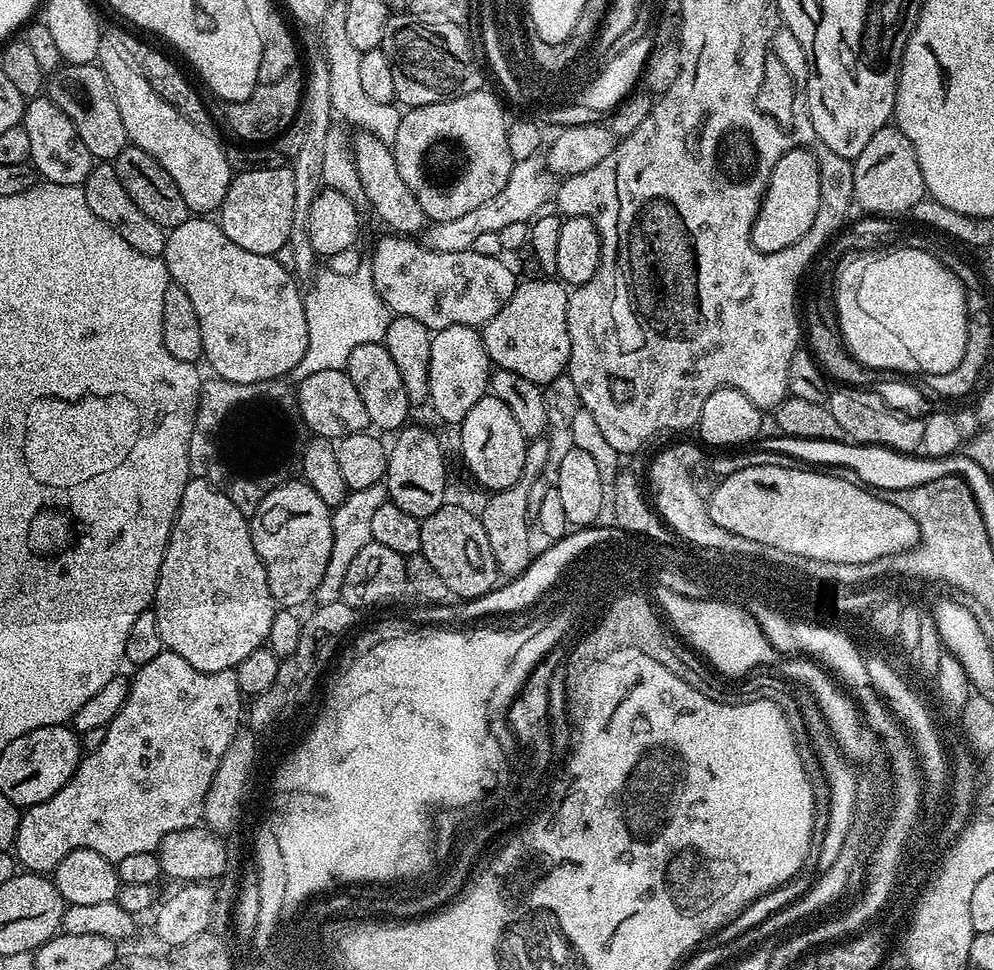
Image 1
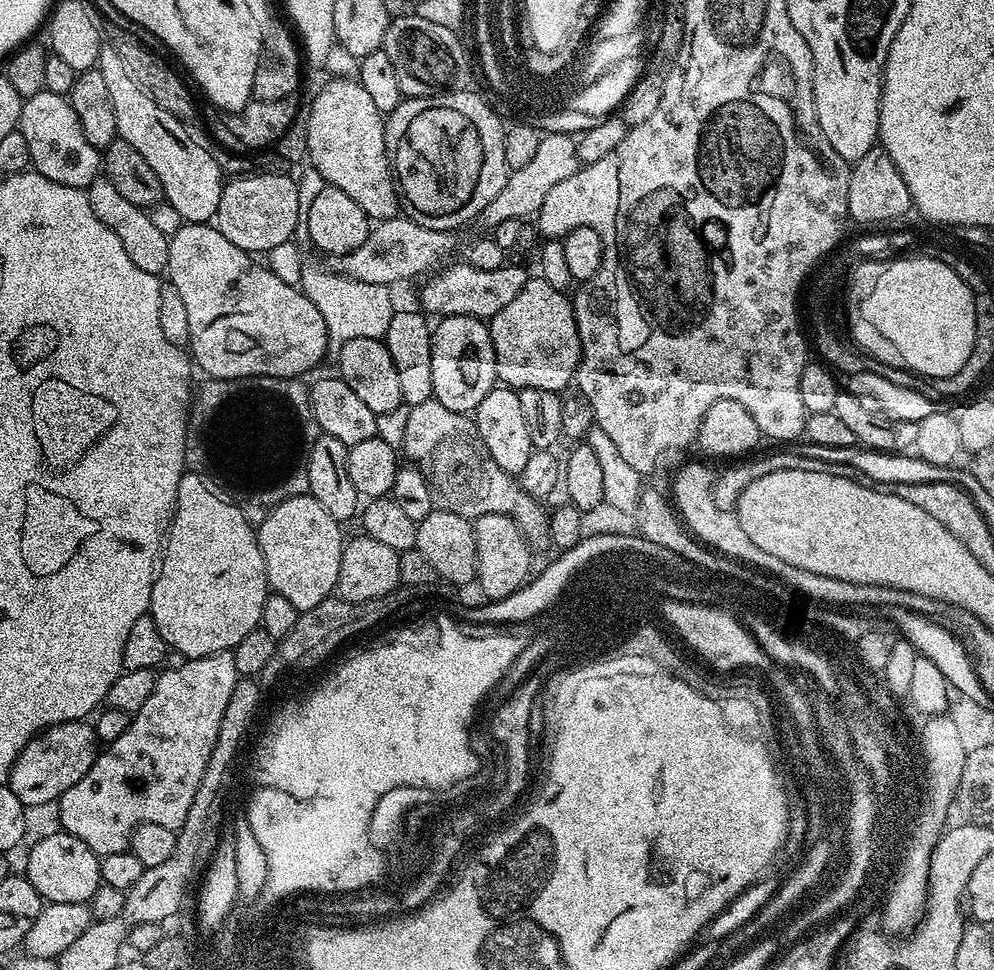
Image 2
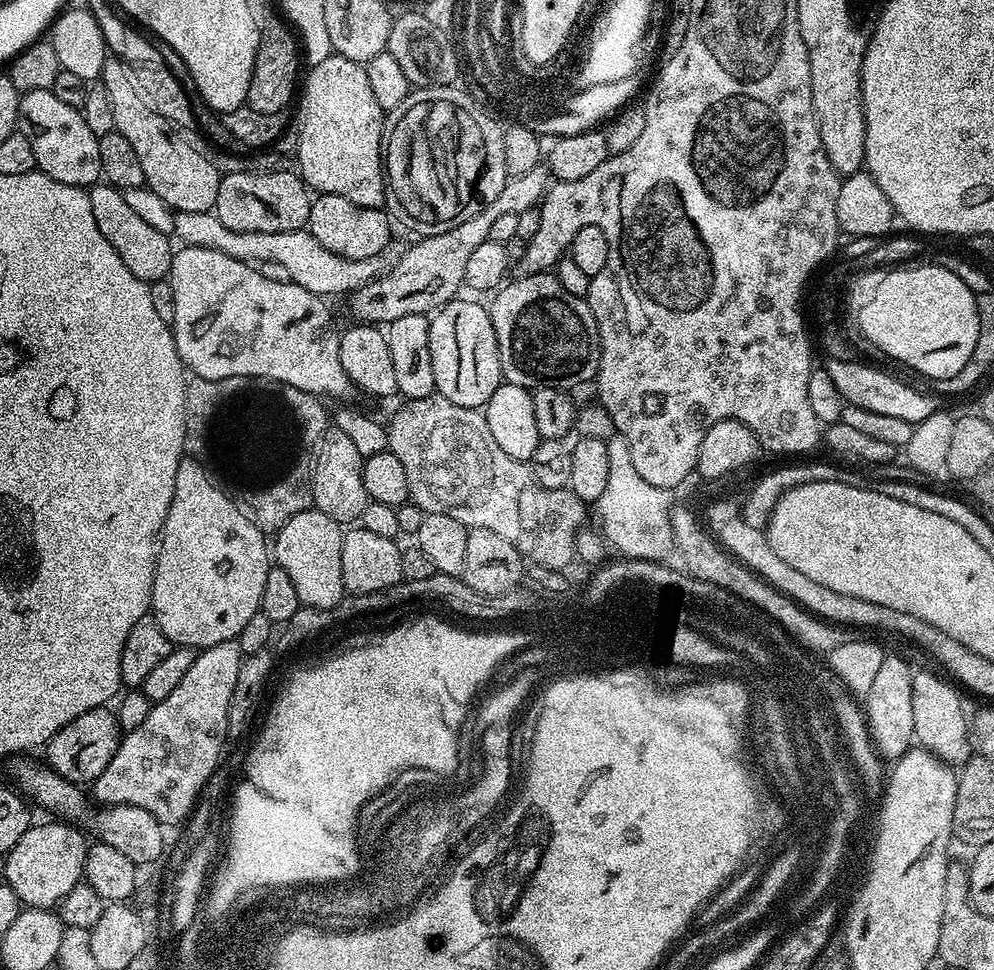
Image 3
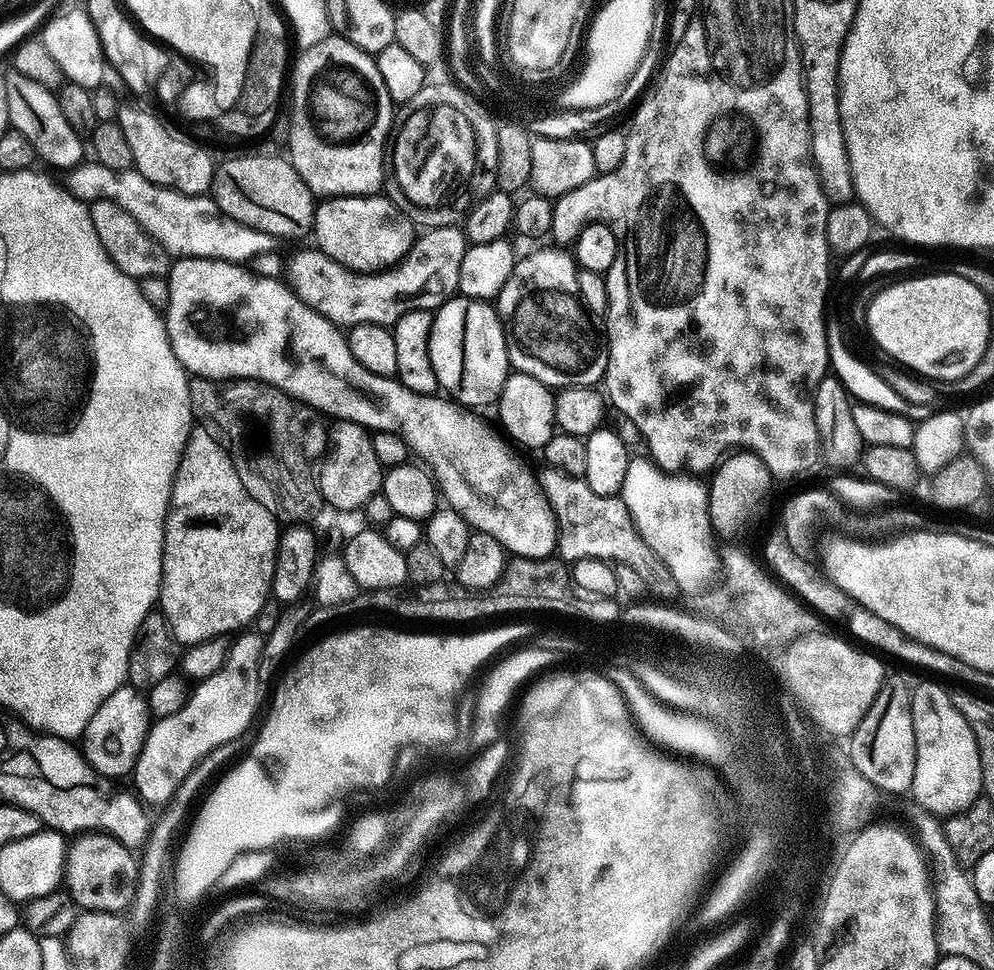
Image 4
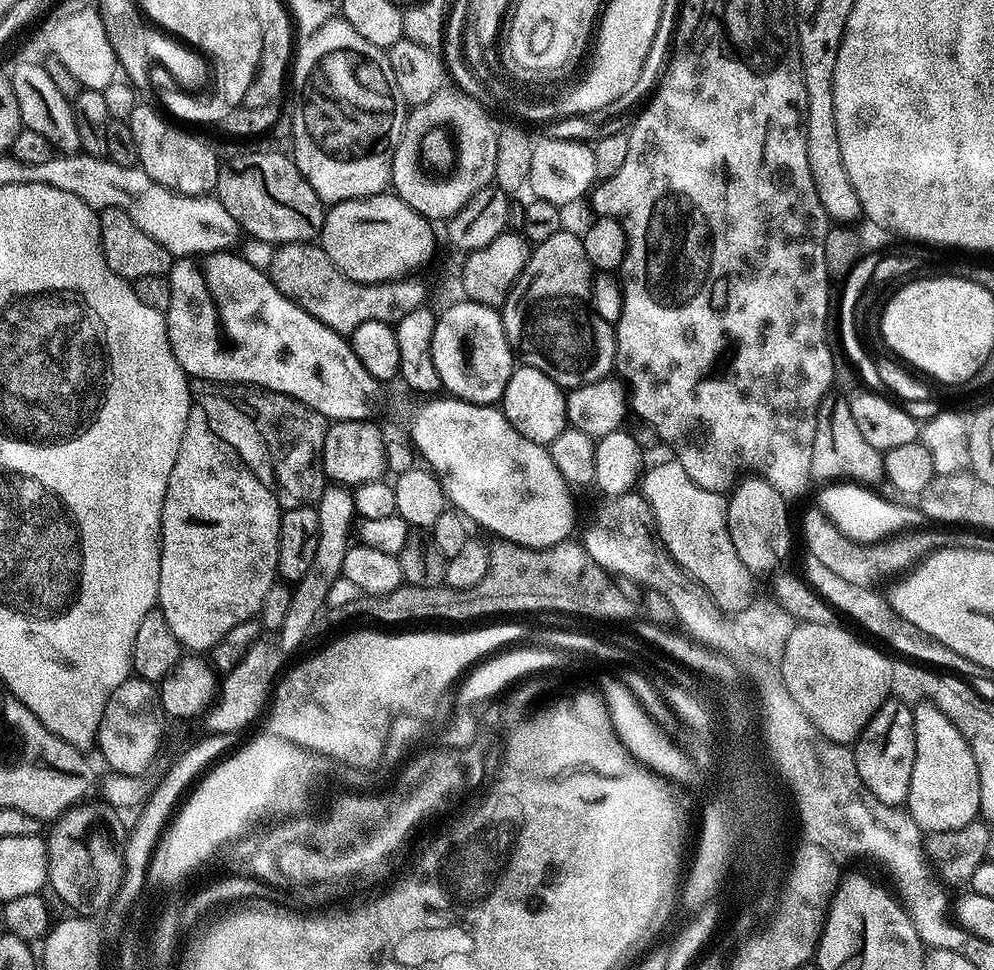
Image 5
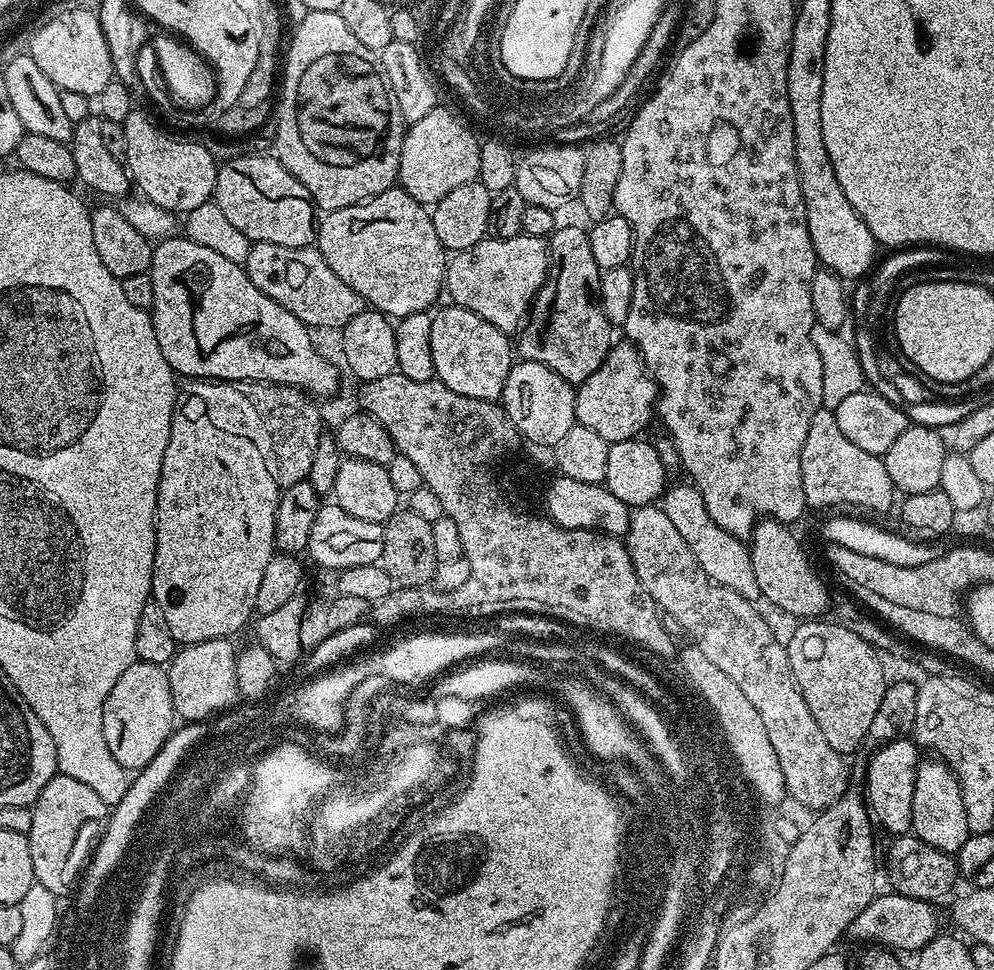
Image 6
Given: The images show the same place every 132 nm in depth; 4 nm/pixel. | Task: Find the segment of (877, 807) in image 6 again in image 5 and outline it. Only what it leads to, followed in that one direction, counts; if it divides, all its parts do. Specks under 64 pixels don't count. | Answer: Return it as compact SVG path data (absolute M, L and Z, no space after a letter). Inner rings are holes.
M890 698L870 718L867 726L860 731L860 739L855 741L858 778L878 798L887 804L903 805L910 790L910 774L914 770L916 739L914 738L913 705Z

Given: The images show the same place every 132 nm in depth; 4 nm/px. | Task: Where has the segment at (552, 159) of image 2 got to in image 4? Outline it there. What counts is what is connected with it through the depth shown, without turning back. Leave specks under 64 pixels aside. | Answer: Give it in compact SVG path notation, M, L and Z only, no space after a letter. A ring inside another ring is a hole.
M444 224L429 232L421 231L413 240L412 249L399 262L381 272L352 272L346 266L334 262L325 252L312 250L309 256L296 256L292 261L287 261L286 280L298 299L341 329L347 330L356 324L391 326L398 322L398 318L402 318L402 314L410 314L410 310L432 312L457 295L458 273L468 246L468 237L465 236L463 227L456 225L455 228L452 224Z

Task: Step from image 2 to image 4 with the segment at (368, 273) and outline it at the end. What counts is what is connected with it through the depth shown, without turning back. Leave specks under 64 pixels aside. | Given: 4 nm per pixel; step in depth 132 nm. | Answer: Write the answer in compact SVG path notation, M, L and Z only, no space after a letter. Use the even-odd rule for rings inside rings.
M82 162L71 169L67 176L66 184L73 195L85 202L109 200L122 206L165 248L169 257L197 256L239 264L250 262L255 256L277 251L277 237L230 218L216 205L211 195L187 196L173 188L163 188L147 180L133 167L119 172L95 162Z

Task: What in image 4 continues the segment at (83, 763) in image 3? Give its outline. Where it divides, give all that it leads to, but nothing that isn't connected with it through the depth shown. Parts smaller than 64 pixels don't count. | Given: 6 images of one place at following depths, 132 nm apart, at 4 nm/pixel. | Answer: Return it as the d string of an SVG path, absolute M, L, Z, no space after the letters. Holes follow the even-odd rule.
M131 686L114 690L114 694L94 710L90 722L84 727L82 756L99 776L127 777L149 727L150 716L141 693Z

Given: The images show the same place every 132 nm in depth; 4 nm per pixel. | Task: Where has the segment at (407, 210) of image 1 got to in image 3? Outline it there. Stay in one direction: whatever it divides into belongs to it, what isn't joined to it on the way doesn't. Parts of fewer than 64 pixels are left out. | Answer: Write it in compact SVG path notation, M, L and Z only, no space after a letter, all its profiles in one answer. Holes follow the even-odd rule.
M331 54L317 65L307 69L308 77L303 77L302 87L298 92L298 104L300 100L300 109L297 110L296 116L294 112L294 128L296 124L296 160L300 163L298 167L298 175L309 189L315 190L317 193L326 196L341 196L350 202L354 202L363 208L379 208L383 209L384 192L386 196L386 173L382 163L382 137L386 132L386 116L382 109L378 106L378 98L374 98L374 90L370 88L370 78L368 77L368 69L359 60L351 60L345 56L337 56Z

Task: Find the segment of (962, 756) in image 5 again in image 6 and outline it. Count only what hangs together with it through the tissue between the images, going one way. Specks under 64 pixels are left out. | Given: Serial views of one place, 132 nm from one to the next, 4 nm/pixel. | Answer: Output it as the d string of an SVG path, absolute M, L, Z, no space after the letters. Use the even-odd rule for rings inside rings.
M943 762L921 763L916 769L914 782L914 810L912 832L922 842L949 854L955 854L970 835L966 806L962 802L962 790L956 773Z

